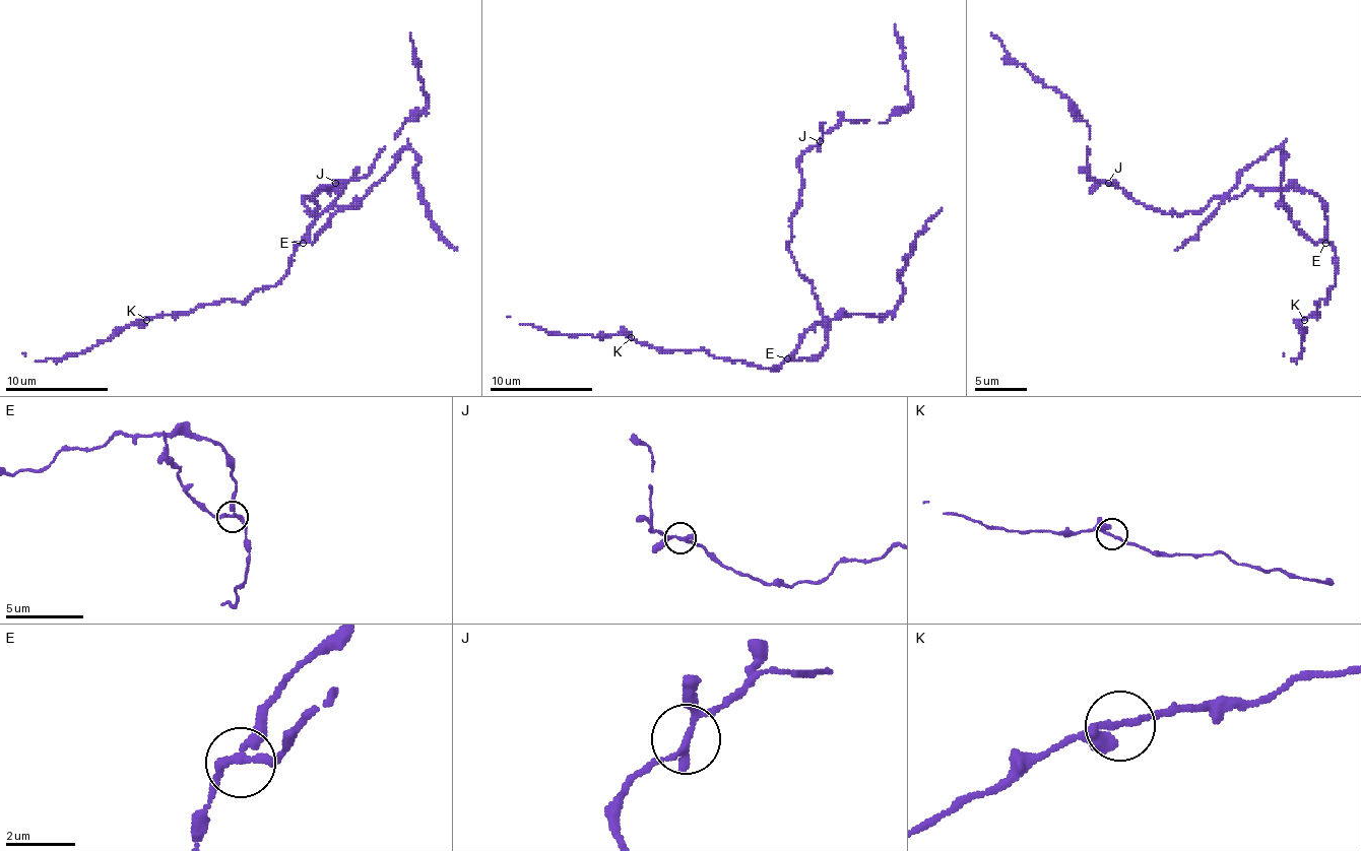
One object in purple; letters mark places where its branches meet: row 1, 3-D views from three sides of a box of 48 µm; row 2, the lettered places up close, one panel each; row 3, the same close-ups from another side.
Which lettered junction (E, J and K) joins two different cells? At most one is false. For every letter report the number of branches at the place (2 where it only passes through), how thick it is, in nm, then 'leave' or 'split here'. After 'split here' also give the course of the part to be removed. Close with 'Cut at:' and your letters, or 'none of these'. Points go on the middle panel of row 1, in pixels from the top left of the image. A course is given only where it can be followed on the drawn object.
E: 3 | 220 nm | split here | (786, 357), (815, 324), (851, 314), (885, 317), (895, 309), (903, 285), (900, 272), (910, 244), (942, 208)
J: 3 | 200 nm | leave
K: 2 | 190 nm | leave
Cut at: E

